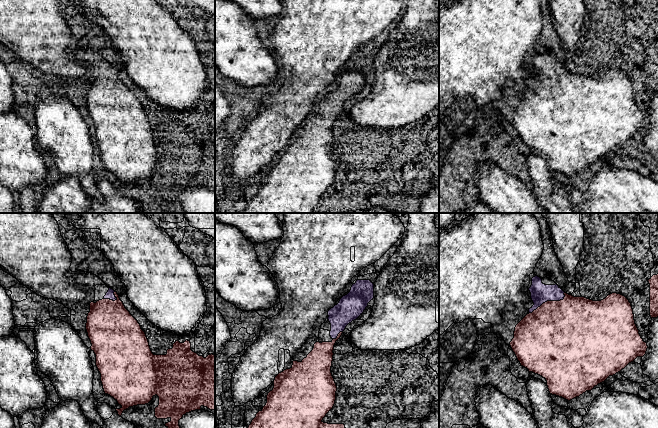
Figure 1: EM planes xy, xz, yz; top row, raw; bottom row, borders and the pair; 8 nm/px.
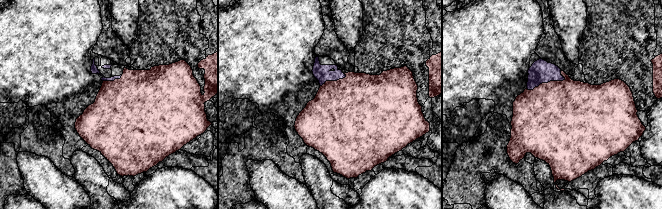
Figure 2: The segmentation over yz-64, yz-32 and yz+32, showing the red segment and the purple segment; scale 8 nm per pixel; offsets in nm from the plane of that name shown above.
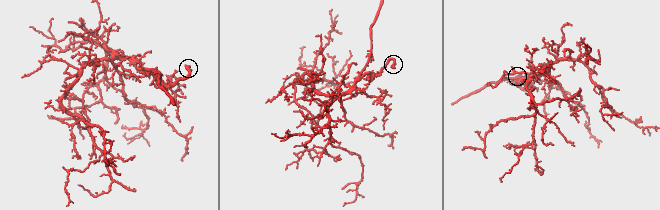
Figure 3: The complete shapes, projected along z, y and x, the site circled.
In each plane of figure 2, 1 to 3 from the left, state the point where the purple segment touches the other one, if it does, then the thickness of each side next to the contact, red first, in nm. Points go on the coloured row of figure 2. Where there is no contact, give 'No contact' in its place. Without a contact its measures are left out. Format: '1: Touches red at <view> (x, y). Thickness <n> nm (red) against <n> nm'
1: Touches red at yz-64 (112, 81). Thickness 500 nm (red) against 60 nm
2: Touches red at yz-32 (333, 81). Thickness 500 nm (red) against 140 nm
3: Touches red at yz+32 (545, 83). Thickness 500 nm (red) against 180 nm

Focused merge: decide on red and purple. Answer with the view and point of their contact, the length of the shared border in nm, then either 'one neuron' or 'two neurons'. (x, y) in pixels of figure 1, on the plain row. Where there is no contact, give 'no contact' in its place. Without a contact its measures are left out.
contact yz (549, 77); length 340 nm; one neuron

